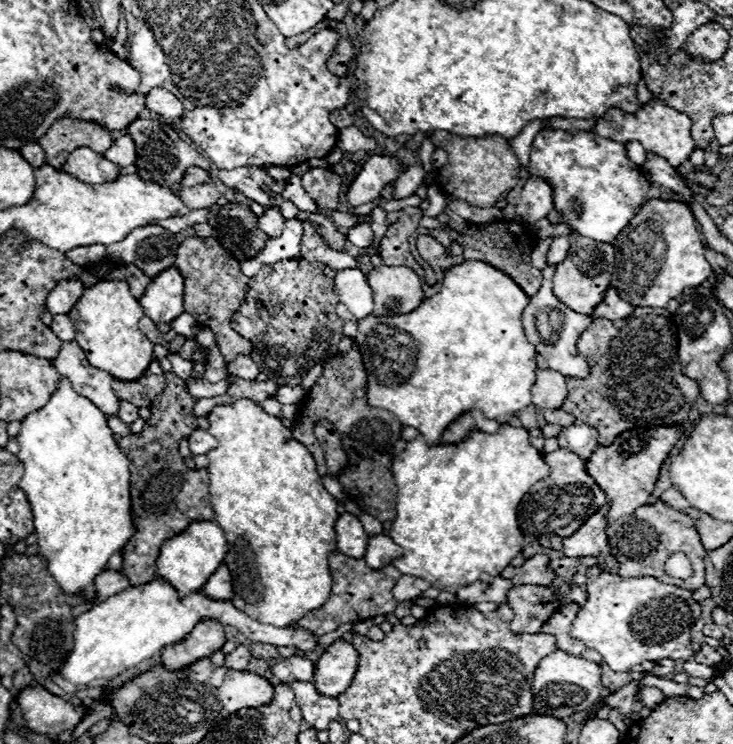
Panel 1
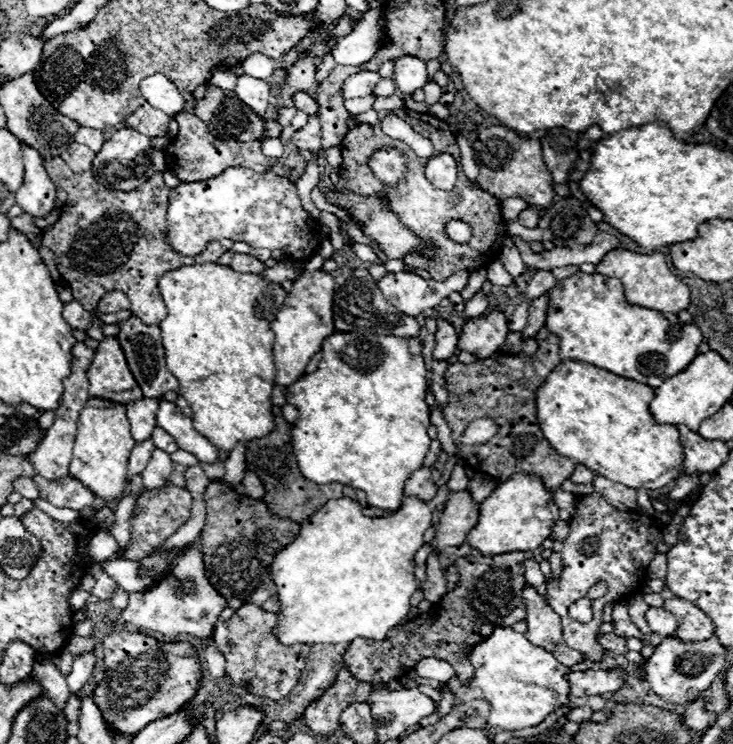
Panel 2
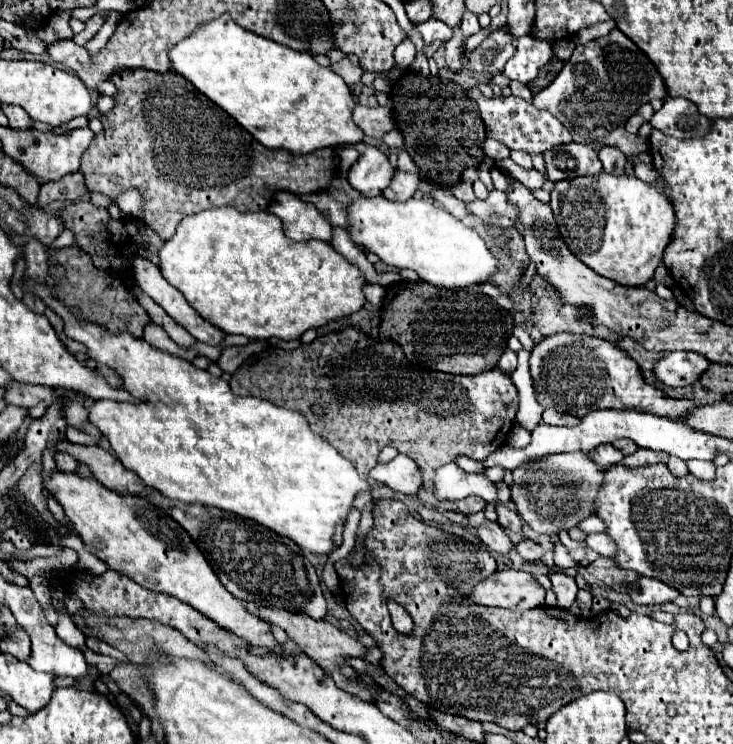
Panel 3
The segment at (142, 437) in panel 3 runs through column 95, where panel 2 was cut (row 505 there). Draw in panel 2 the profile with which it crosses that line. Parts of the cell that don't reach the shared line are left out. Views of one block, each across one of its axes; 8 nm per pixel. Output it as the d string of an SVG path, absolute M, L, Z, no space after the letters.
M328 500L324 508L300 522L298 536L282 548L272 562L272 576L280 598L278 630L280 644L340 644L354 638L384 640L386 632L398 626L410 608L410 598L418 590L412 558L424 544L422 536L432 526L432 512L422 500L402 500L398 512L388 518L368 518L356 500Z

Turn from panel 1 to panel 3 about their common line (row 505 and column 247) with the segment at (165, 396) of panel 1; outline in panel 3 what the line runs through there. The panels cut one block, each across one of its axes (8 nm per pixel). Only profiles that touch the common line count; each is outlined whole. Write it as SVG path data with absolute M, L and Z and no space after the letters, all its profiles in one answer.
M126 70L112 76L118 88L116 106L102 114L104 132L94 136L92 144L82 156L80 172L86 178L86 188L90 192L100 192L106 196L118 196L126 188L138 188L144 196L144 218L146 224L156 230L162 240L168 240L178 222L188 216L216 206L232 206L240 212L266 210L280 188L278 182L270 184L272 176L290 172L292 182L284 190L292 194L314 194L322 192L332 184L336 174L336 156L332 148L320 148L308 154L290 154L284 150L270 150L252 138L250 132L240 128L240 124L230 118L222 108L202 96L190 82L176 72L152 72L152 70Z

